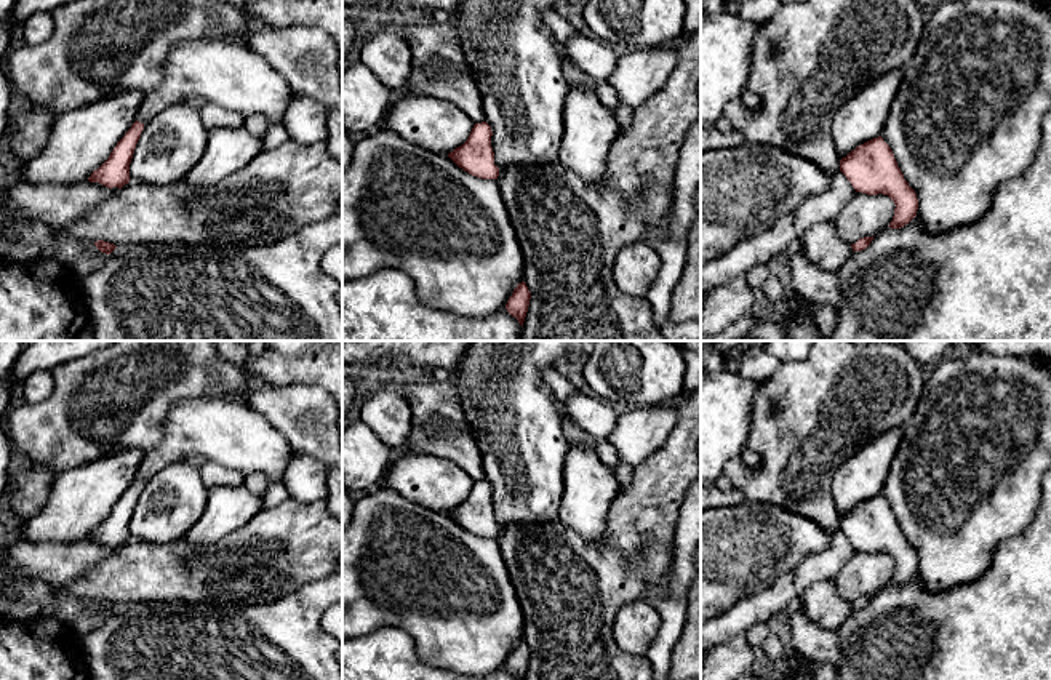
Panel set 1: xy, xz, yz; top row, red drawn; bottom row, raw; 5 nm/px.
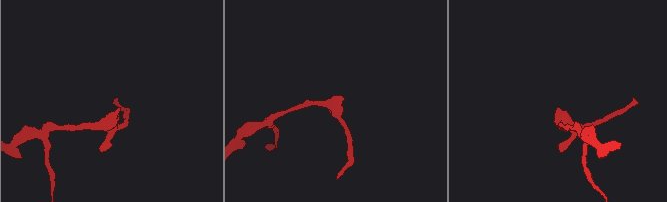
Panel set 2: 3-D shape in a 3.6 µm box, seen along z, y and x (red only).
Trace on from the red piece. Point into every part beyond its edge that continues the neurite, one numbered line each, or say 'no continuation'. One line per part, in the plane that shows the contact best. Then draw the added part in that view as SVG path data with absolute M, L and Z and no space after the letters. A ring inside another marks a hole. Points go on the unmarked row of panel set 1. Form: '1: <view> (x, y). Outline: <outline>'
1: xy (232, 434). Outline: M214 395L184 398L171 406L158 446L142 461L136 478L154 474L187 454L238 470L262 472L283 482L293 459L288 440L250 405Z

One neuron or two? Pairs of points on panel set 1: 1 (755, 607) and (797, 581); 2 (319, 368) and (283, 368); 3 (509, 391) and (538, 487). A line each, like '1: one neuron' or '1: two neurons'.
1: one neuron
2: one neuron
3: one neuron

